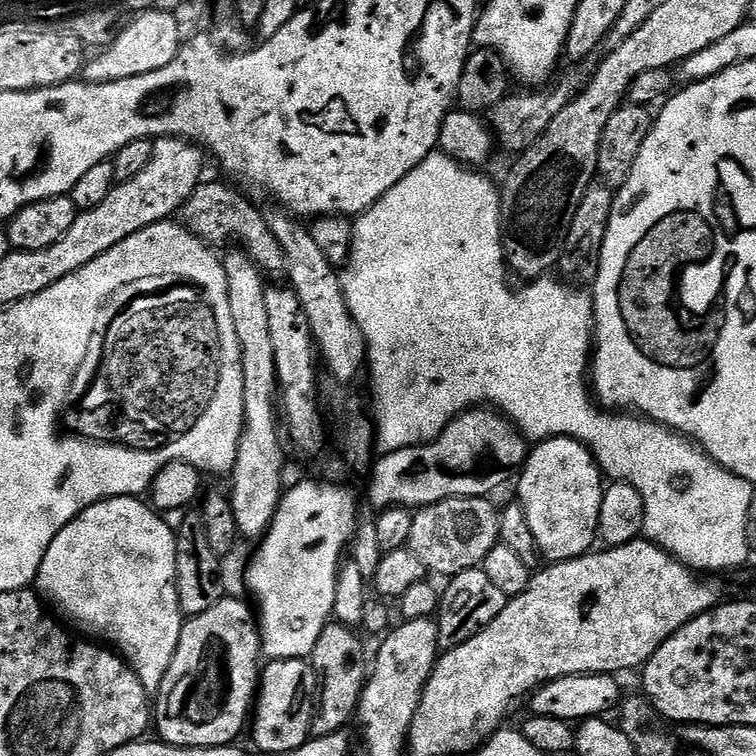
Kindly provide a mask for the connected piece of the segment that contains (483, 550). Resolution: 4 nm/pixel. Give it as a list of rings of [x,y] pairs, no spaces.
[[[451,496],[449,500],[419,509],[412,518],[407,548],[424,563],[429,573],[437,572],[443,578],[462,574],[462,570],[481,567],[486,554],[490,554],[490,550],[500,543],[500,513],[492,502],[483,496]]]

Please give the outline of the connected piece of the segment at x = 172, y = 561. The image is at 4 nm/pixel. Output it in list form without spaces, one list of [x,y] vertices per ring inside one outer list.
[[[135,496],[100,500],[82,510],[82,514],[78,514],[78,518],[68,523],[58,538],[50,542],[50,550],[46,550],[46,558],[42,558],[42,566],[34,581],[35,591],[53,609],[56,607],[77,633],[103,642],[123,656],[150,694],[160,691],[160,683],[166,678],[166,670],[180,641],[182,627],[181,593],[176,579],[176,532],[173,525],[171,528],[164,520],[167,519],[161,513]]]

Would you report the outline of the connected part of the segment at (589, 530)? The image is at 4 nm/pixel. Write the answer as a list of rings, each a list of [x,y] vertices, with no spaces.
[[[568,436],[539,441],[529,451],[518,473],[519,480],[518,502],[524,507],[530,530],[534,530],[536,545],[549,561],[573,560],[593,551],[606,480],[585,444]]]

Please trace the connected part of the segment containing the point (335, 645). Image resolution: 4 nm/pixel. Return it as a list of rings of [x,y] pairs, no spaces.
[[[329,622],[322,630],[322,638],[318,638],[318,646],[314,646],[310,663],[316,675],[318,707],[312,718],[313,737],[329,736],[331,732],[341,731],[344,723],[356,715],[356,707],[360,704],[360,696],[370,675],[370,652],[364,649],[356,632],[359,631],[355,627]]]

